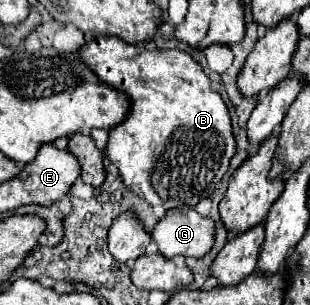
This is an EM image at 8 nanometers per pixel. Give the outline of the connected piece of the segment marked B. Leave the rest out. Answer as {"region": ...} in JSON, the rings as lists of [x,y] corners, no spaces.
{"region":[[[118,37],[90,39],[80,49],[80,57],[104,83],[126,91],[132,101],[126,121],[108,133],[110,139],[106,147],[106,157],[120,169],[124,185],[138,189],[150,205],[162,205],[166,211],[174,207],[194,207],[200,199],[210,197],[236,153],[236,141],[228,107],[220,93],[212,91],[210,79],[204,75],[200,63],[178,49],[148,51],[144,45],[128,45]]]}

